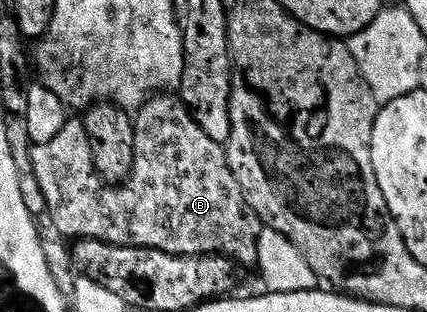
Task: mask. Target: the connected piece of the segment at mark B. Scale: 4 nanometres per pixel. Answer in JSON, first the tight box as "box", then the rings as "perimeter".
{"box":[32,93,265,265],"perimeter":[[[171,93],[152,94],[151,98],[142,107],[138,108],[133,120],[135,124],[135,163],[132,165],[131,175],[128,176],[126,182],[122,185],[101,185],[100,178],[95,173],[89,173],[92,170],[92,164],[88,156],[87,137],[83,128],[82,118],[68,118],[66,125],[61,129],[61,133],[57,133],[57,137],[53,137],[53,141],[37,143],[32,146],[33,170],[37,177],[37,184],[40,185],[41,193],[44,195],[42,206],[49,217],[53,219],[61,234],[71,241],[77,239],[100,239],[113,245],[148,247],[149,249],[164,251],[170,255],[189,256],[229,253],[230,258],[238,261],[240,264],[250,263],[250,265],[255,265],[258,261],[258,238],[261,237],[265,224],[256,215],[254,209],[247,204],[247,200],[244,199],[241,185],[237,185],[237,177],[233,177],[233,173],[229,169],[229,161],[227,160],[224,144],[213,141],[213,137],[207,136],[205,129],[201,129],[201,125],[197,125],[197,121],[192,117],[189,108],[184,105],[182,98],[175,96],[174,99]]]}

